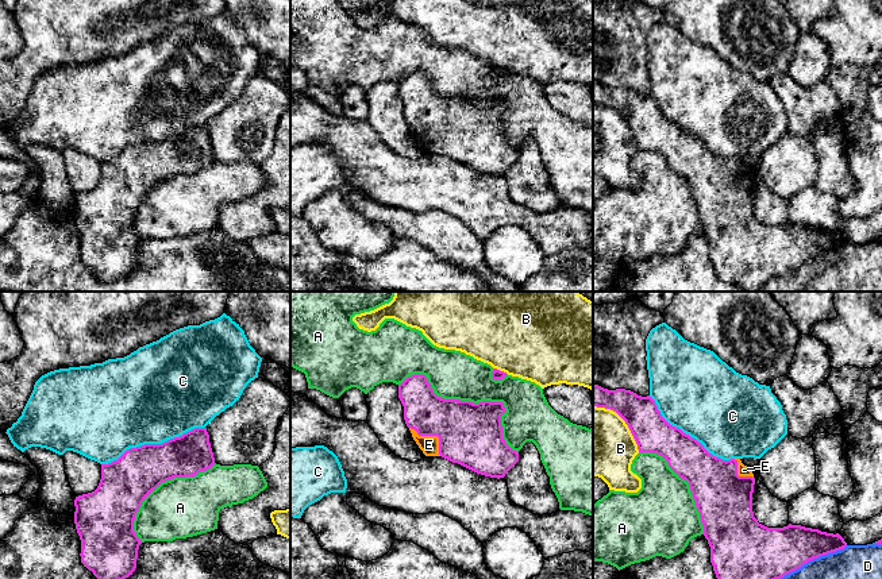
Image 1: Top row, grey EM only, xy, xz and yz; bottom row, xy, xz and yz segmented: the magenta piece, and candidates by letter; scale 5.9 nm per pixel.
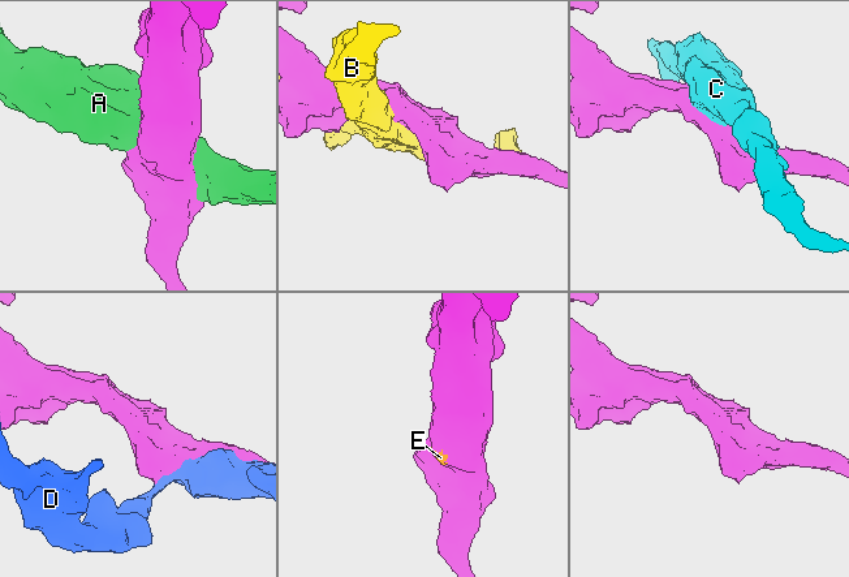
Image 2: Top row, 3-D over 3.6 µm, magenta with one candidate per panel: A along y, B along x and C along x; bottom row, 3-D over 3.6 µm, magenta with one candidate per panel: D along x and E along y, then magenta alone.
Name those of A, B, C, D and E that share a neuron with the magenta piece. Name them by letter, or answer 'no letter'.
E

